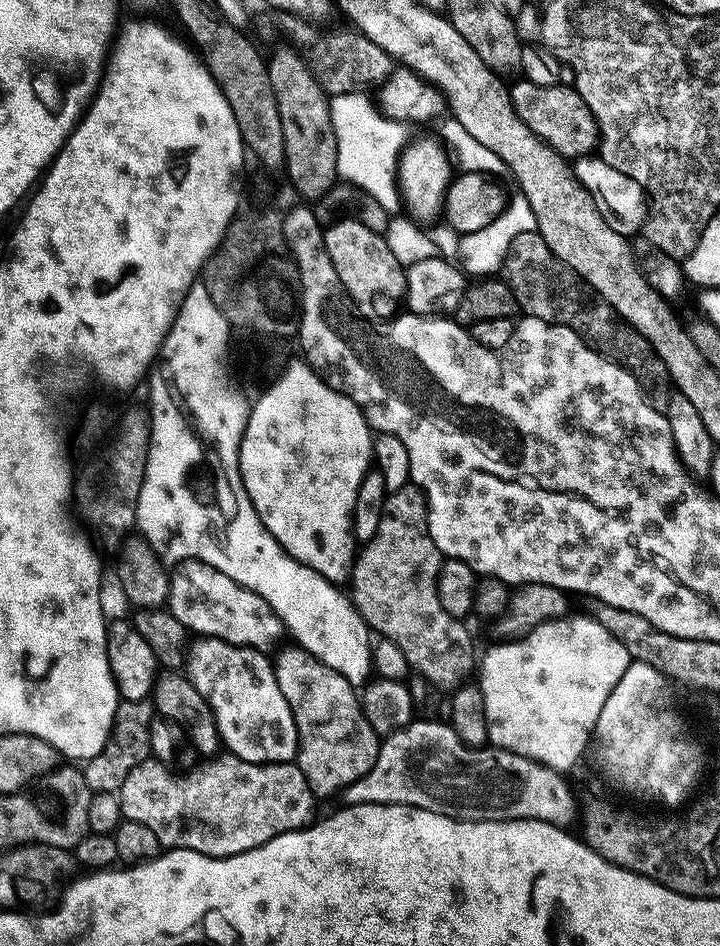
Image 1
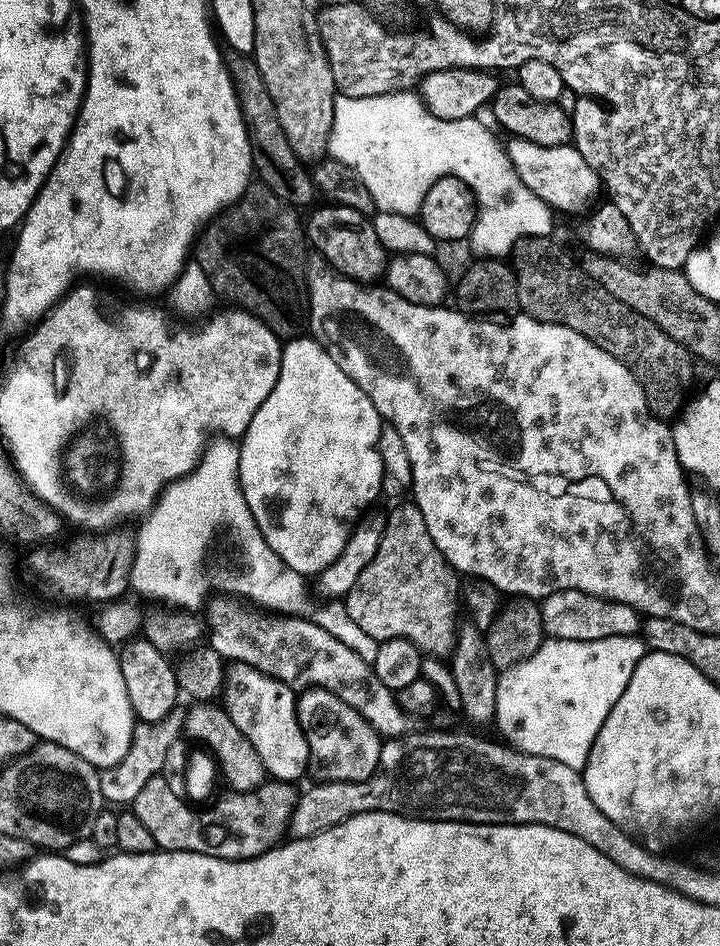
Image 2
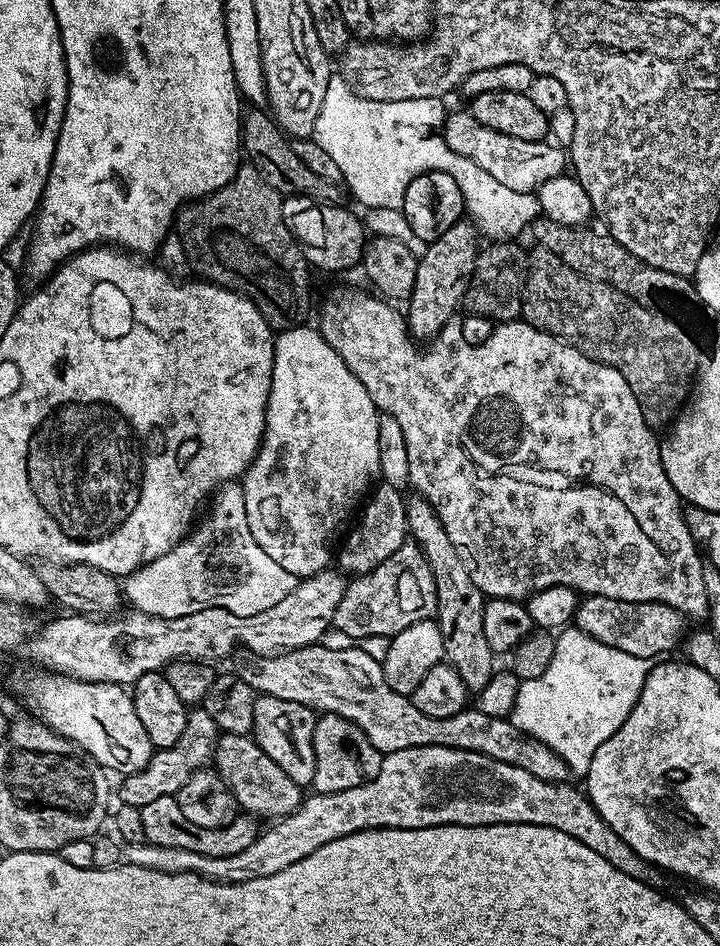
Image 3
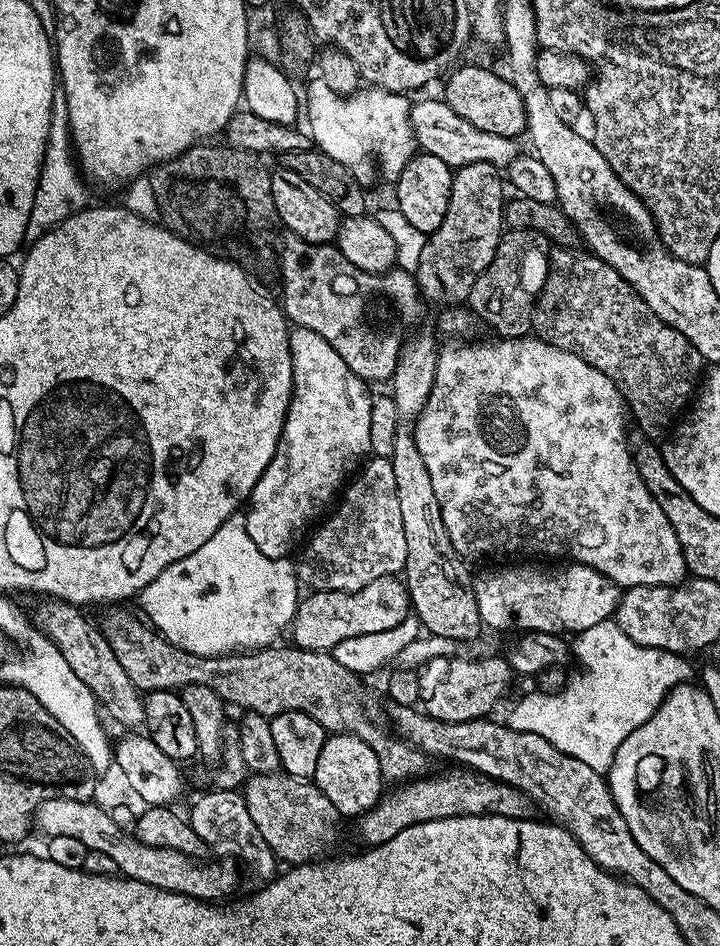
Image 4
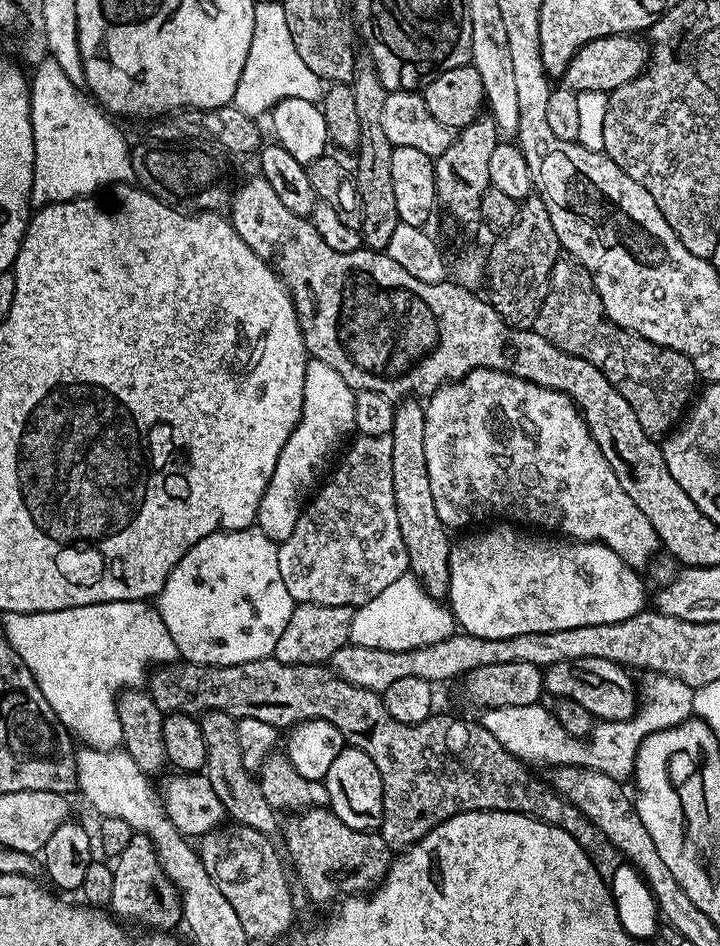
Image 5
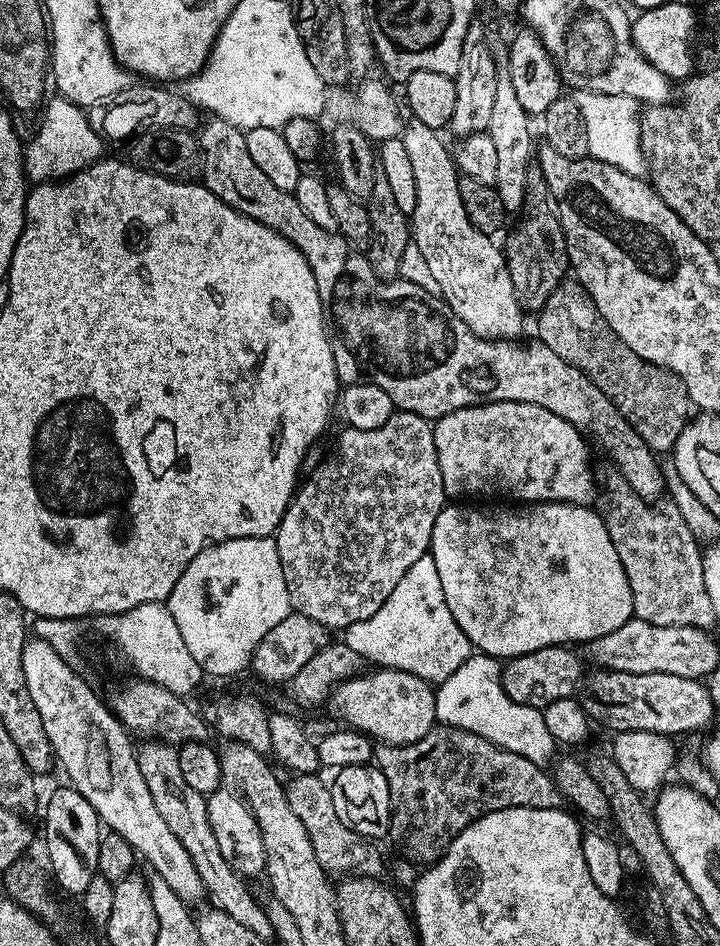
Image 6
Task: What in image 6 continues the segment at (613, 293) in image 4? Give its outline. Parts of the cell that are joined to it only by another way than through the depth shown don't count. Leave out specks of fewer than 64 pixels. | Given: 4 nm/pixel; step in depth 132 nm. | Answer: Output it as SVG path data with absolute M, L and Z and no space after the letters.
M561 283L538 309L540 321L536 324L536 332L540 335L537 336L539 343L550 346L558 358L585 372L590 382L594 382L594 386L614 402L617 412L630 422L648 448L657 454L671 453L678 442L678 434L682 434L690 419L690 401L682 378L668 368L638 358L638 354L634 354L634 350L630 350L614 330L610 330L579 283L568 283Z

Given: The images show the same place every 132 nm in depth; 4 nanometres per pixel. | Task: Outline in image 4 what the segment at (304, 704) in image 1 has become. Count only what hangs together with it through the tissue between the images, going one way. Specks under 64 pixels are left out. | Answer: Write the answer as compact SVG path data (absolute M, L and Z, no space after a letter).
M337 732L325 739L322 754L318 754L314 783L320 787L322 794L326 794L326 798L330 798L330 802L334 802L344 818L358 818L370 811L380 801L386 788L386 781L380 775L378 754L374 754L362 738L351 736L348 732Z

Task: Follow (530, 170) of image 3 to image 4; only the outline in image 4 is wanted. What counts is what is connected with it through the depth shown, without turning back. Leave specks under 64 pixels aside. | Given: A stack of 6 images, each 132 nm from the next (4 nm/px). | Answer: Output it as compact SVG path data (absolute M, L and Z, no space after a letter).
M443 98L420 100L417 104L415 101L411 105L408 117L412 123L412 136L419 151L428 152L434 158L442 158L442 162L446 162L453 170L474 162L507 166L518 155L517 141L513 137L486 134L486 130L470 126L466 118L458 118L458 114L450 110L450 106Z

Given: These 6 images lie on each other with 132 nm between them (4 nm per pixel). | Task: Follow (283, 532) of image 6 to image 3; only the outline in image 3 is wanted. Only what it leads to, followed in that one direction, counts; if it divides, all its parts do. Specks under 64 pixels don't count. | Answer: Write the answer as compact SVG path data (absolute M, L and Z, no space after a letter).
M383 482L377 483L371 489L362 511L359 513L360 521L351 525L352 533L343 537L344 545L338 548L339 571L344 574L359 574L374 570L390 556L394 550L398 550L406 542L408 536L408 523L406 522L406 510L404 505L406 496L403 491Z

